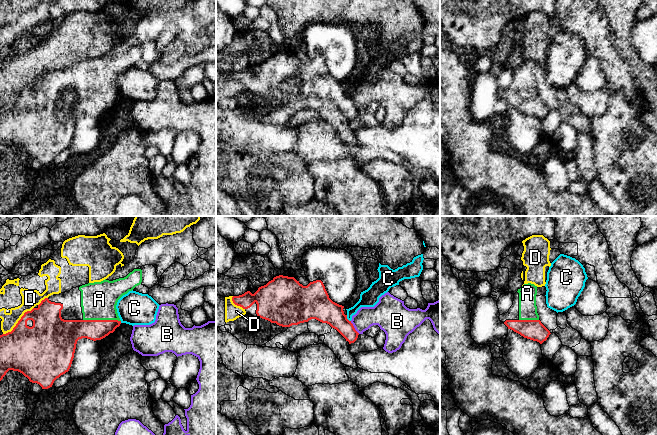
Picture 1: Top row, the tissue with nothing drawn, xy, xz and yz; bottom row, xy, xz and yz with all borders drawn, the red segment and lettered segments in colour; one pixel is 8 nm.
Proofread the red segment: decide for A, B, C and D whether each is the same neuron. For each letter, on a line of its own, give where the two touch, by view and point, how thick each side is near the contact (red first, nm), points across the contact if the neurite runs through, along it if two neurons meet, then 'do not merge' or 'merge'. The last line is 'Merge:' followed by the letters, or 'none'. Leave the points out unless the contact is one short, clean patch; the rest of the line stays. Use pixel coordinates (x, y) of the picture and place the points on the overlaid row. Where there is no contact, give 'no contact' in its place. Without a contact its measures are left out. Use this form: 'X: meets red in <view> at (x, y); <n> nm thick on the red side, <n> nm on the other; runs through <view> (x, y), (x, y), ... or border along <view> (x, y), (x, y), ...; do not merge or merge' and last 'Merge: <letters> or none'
A: meets red in xy at (102, 320); 170 nm thick on the red side, 280 nm on the other; merge
B: meets red in xz at (353, 327); 190 nm thick on the red side, 180 nm on the other; border along xz (350, 321), (359, 333); do not merge
C: meets red in xz at (346, 318); 220 nm thick on the red side, 140 nm on the other; do not merge
D: meets red in xy at (18, 321); 380 nm thick on the red side, 140 nm on the other; do not merge
Merge: A

